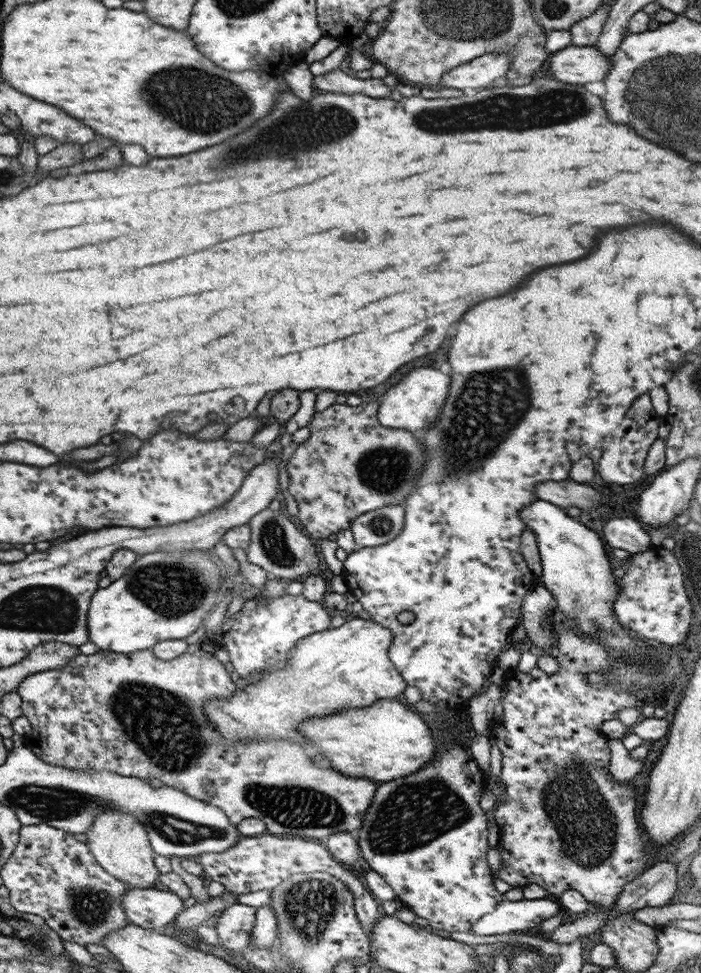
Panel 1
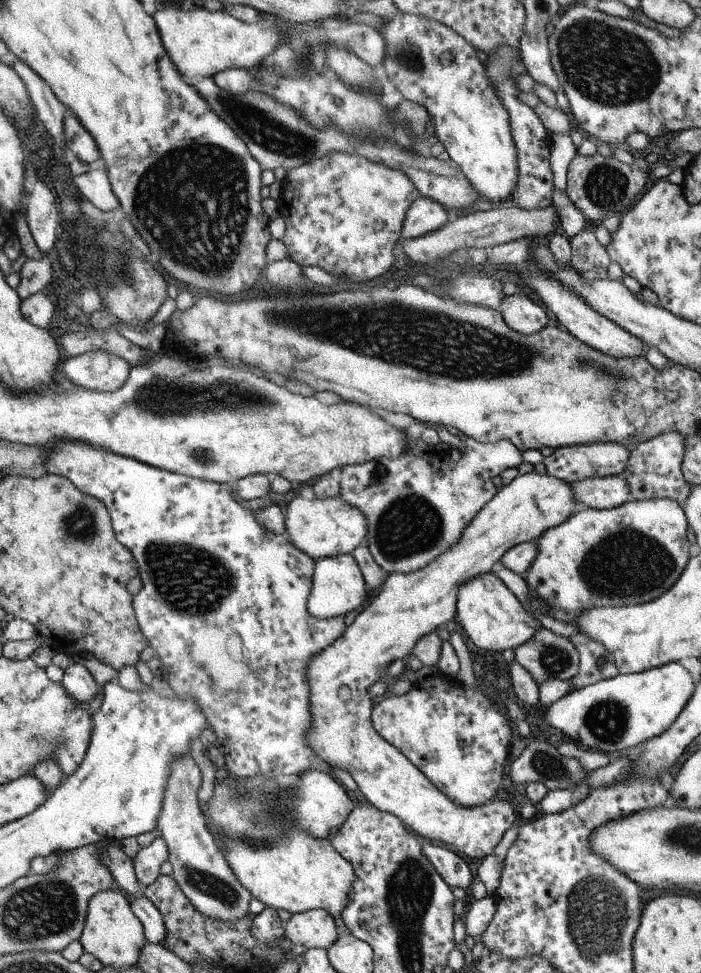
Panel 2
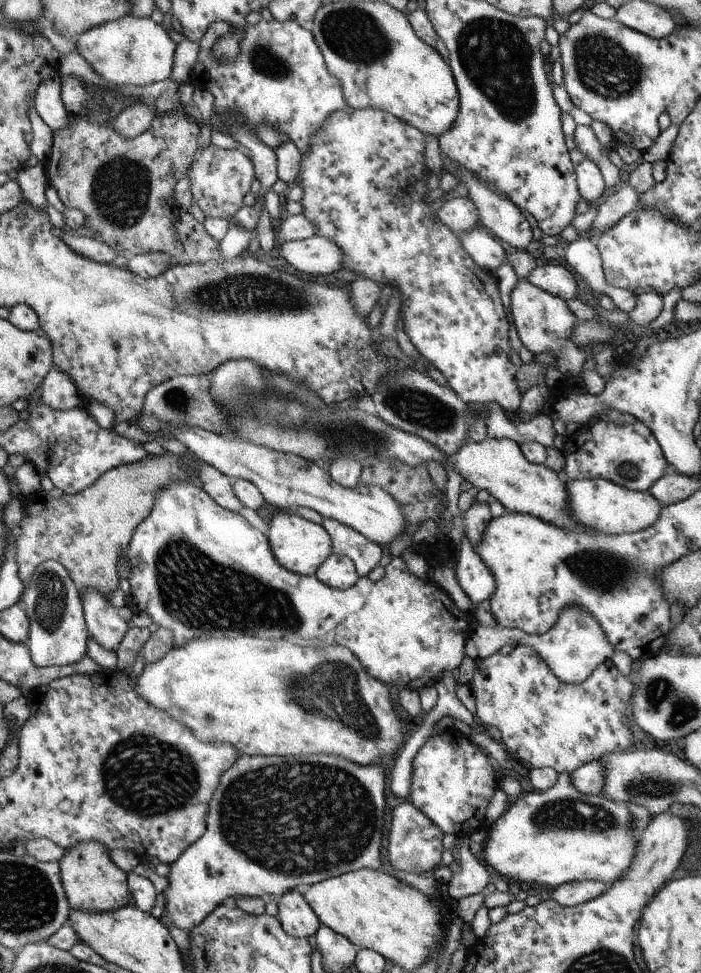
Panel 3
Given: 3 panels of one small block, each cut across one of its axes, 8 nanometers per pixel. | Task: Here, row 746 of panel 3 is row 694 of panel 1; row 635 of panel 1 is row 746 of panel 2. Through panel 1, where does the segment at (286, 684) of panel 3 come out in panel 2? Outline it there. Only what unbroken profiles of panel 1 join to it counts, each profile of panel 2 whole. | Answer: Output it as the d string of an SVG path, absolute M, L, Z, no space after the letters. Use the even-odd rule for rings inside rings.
M534 470L519 474L510 484L499 489L496 496L486 503L476 518L464 528L462 538L456 544L452 544L446 552L442 552L434 562L410 574L390 573L382 584L382 591L356 616L354 622L345 628L345 634L310 660L308 677L313 720L312 728L306 732L306 742L313 748L315 756L322 758L332 770L337 767L349 773L359 786L360 792L380 812L394 814L407 829L432 842L452 846L456 852L460 855L466 854L468 858L480 860L492 854L504 833L514 827L514 821L517 820L514 808L506 800L491 800L476 808L462 808L454 804L402 752L388 744L375 731L371 722L374 708L372 699L380 684L389 681L387 672L392 662L400 659L406 661L420 638L435 632L456 617L458 588L474 576L494 571L500 558L517 544L535 541L549 528L568 520L575 503L574 488L570 488L570 483L547 473L536 473Z

